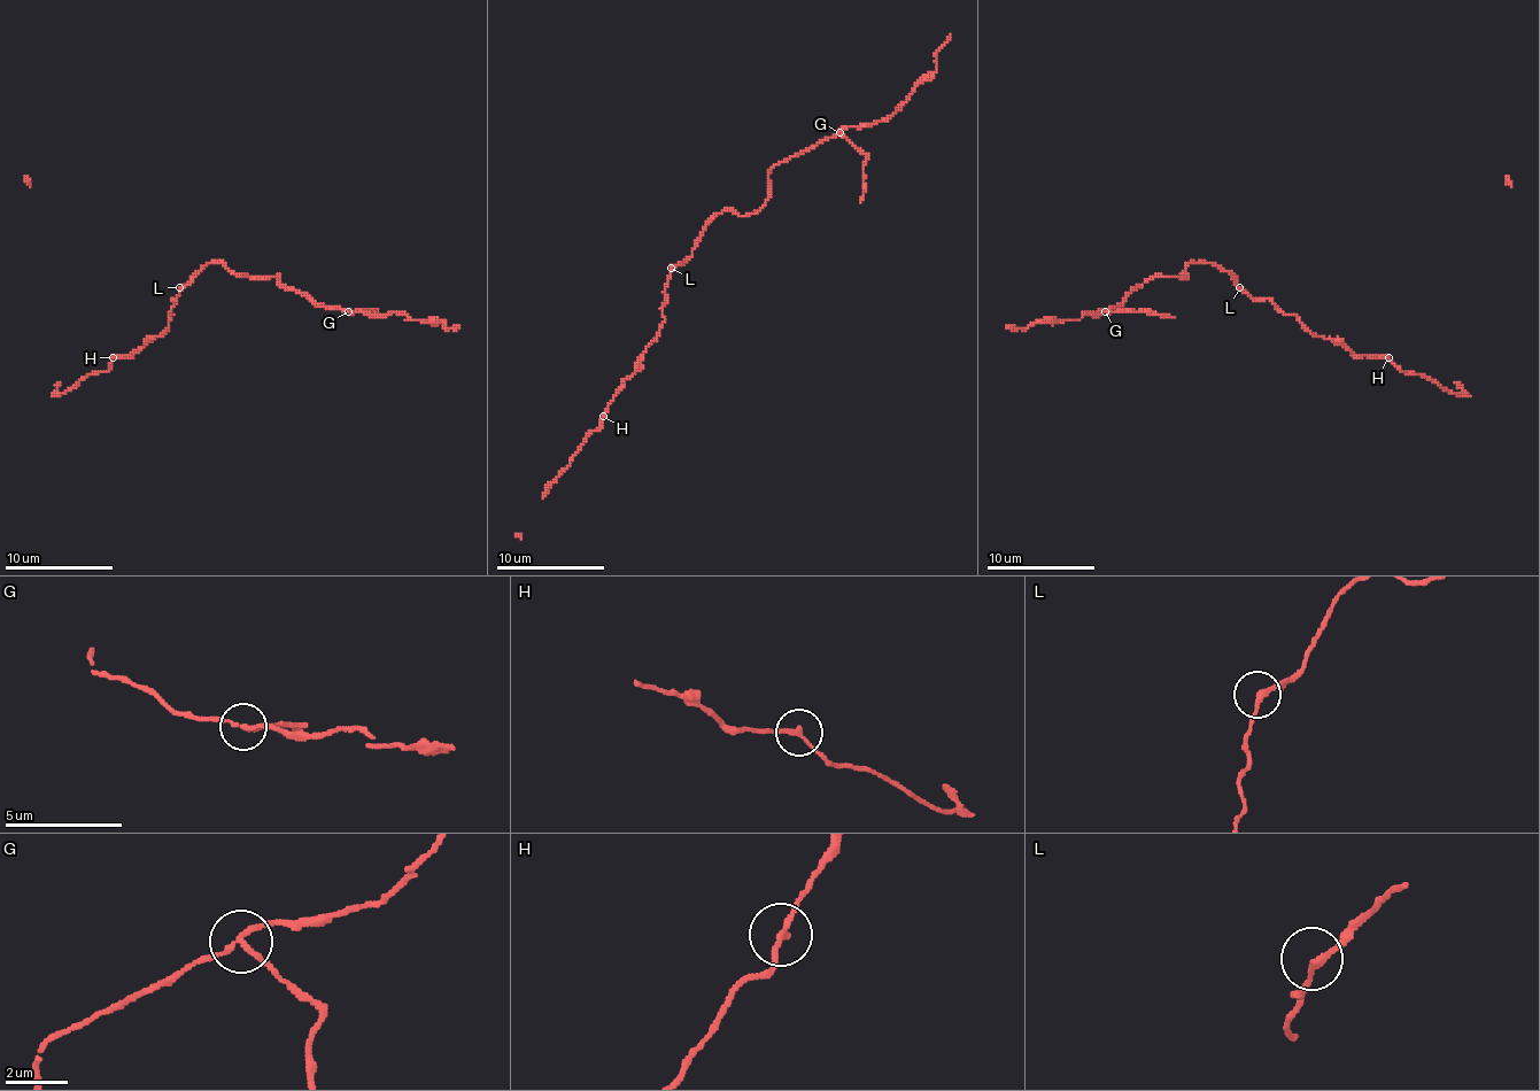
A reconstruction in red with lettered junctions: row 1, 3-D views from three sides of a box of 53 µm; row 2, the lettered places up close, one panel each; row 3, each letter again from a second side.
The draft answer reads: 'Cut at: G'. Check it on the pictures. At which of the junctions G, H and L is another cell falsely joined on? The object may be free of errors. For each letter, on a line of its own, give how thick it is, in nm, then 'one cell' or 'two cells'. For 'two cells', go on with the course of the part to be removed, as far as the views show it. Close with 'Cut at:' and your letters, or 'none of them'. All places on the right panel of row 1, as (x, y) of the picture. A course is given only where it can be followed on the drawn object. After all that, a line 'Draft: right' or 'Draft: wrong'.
G: calibre 160 nm; two cells; course (1104, 311), (1175, 317)
H: calibre 180 nm; one cell
L: calibre 190 nm; one cell
Cut at: G
Draft: right

